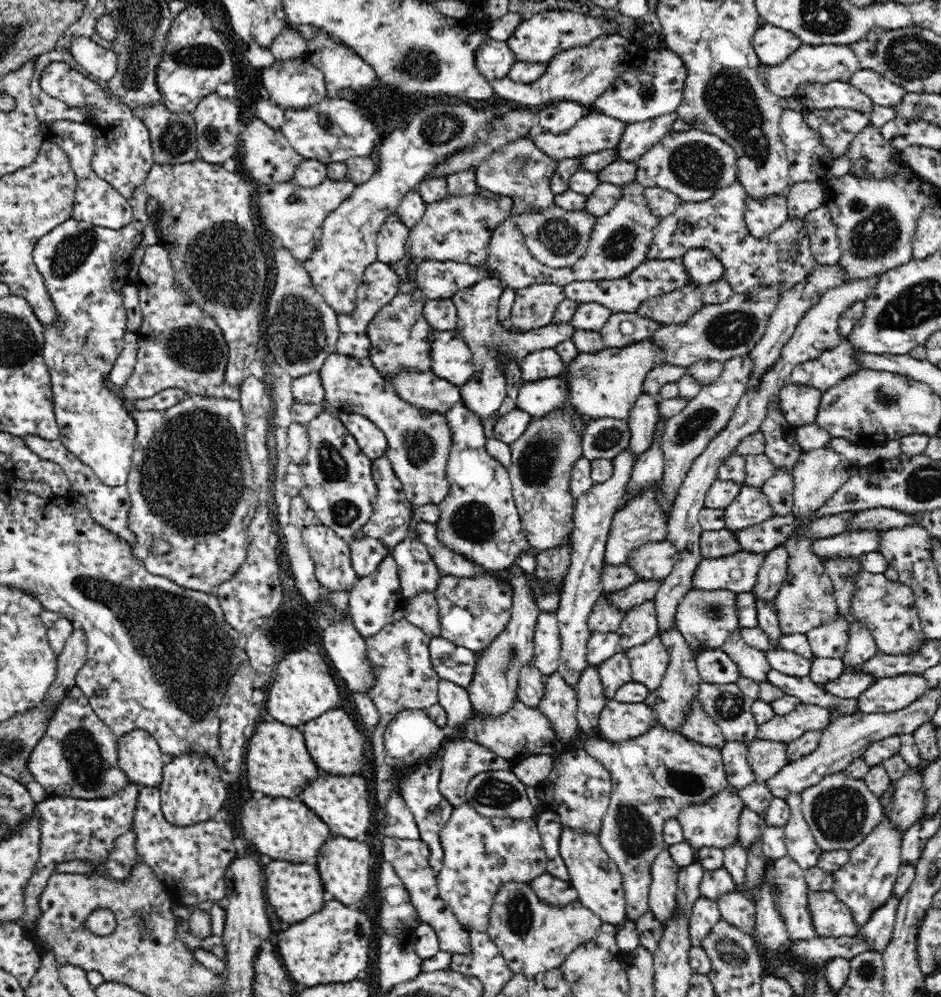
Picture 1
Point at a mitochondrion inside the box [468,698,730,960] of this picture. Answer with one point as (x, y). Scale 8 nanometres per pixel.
(635, 835)

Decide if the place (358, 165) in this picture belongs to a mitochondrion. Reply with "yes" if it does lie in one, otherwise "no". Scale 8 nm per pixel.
no

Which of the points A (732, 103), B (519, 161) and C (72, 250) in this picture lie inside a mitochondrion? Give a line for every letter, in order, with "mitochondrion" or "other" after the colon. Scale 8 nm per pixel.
A: mitochondrion
B: mitochondrion
C: mitochondrion

